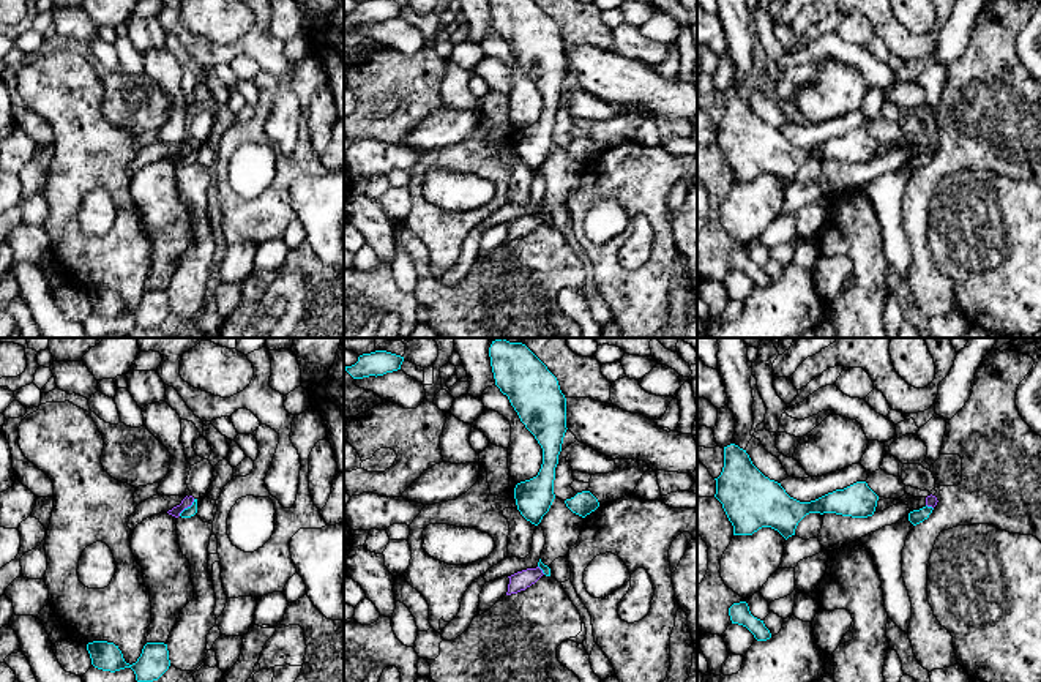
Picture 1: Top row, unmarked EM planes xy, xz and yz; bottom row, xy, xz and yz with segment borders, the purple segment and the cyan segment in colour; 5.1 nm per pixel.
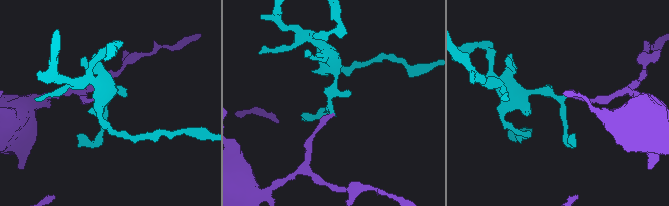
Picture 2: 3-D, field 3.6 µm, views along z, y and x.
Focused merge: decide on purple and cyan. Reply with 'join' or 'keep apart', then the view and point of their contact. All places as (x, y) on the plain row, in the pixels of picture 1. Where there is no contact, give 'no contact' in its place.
keep apart; contact xy (186, 153)

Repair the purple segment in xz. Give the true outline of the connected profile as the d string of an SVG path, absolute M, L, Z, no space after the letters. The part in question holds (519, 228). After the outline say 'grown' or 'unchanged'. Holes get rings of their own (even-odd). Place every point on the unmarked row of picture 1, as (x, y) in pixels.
M536 213L536 215L527 215L527 216L522 216L522 218L517 218L514 221L508 223L509 230L508 230L506 242L525 237L527 234L535 230L543 221L544 221L543 216L539 213Z; unchanged

